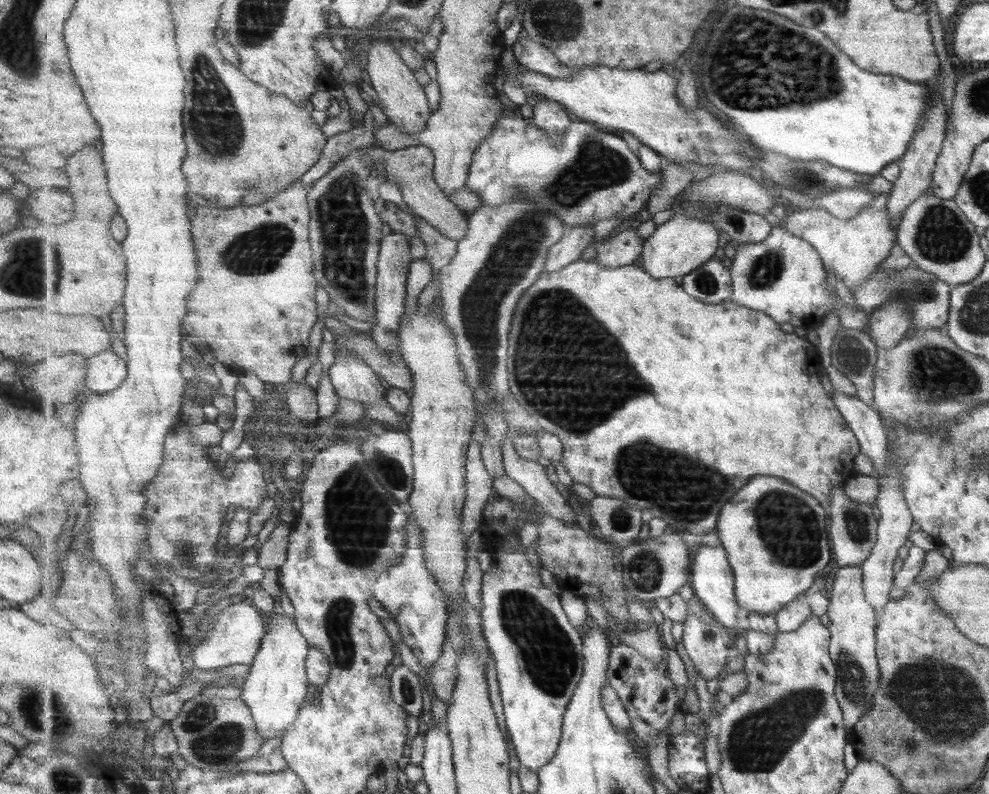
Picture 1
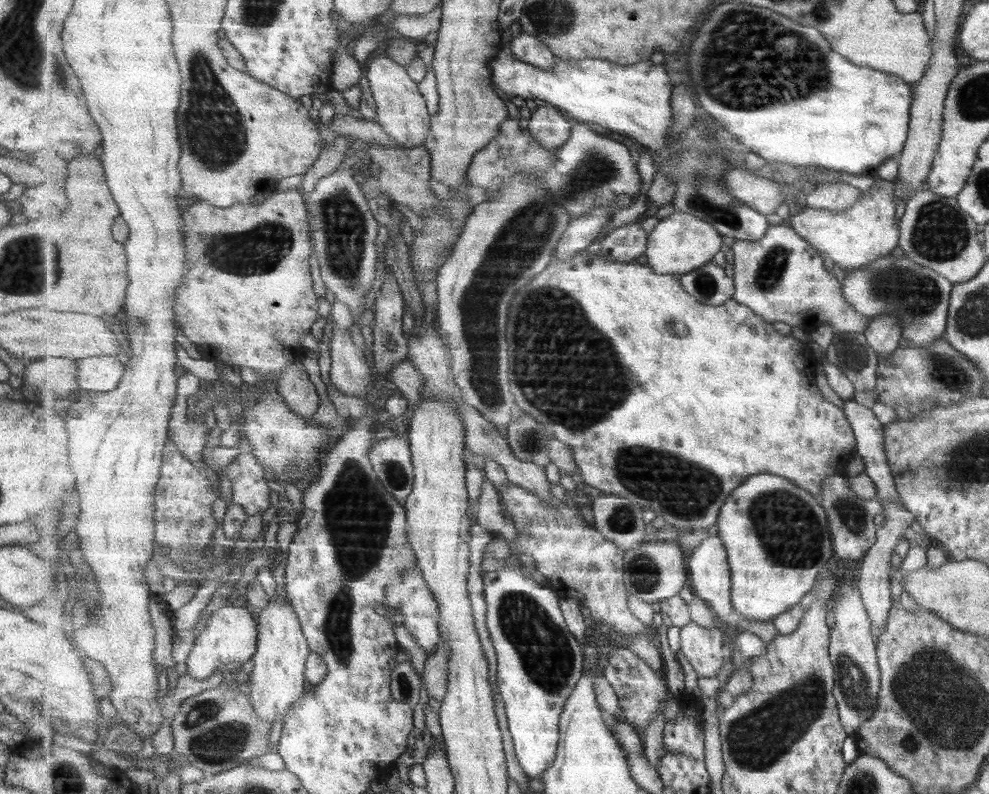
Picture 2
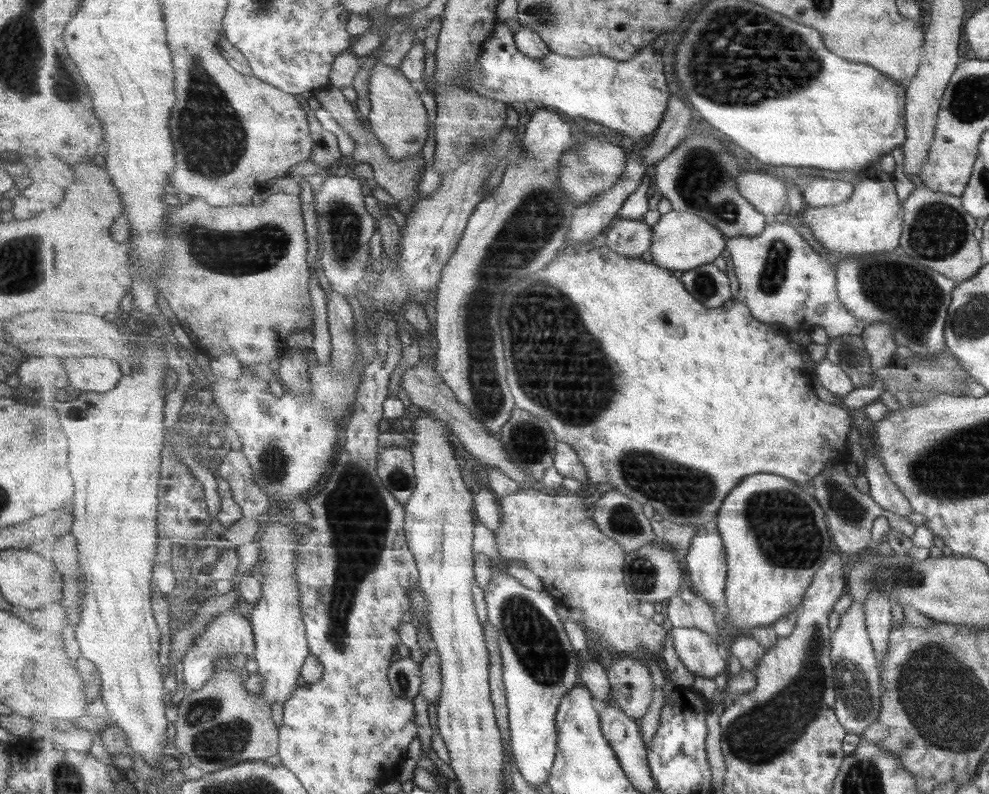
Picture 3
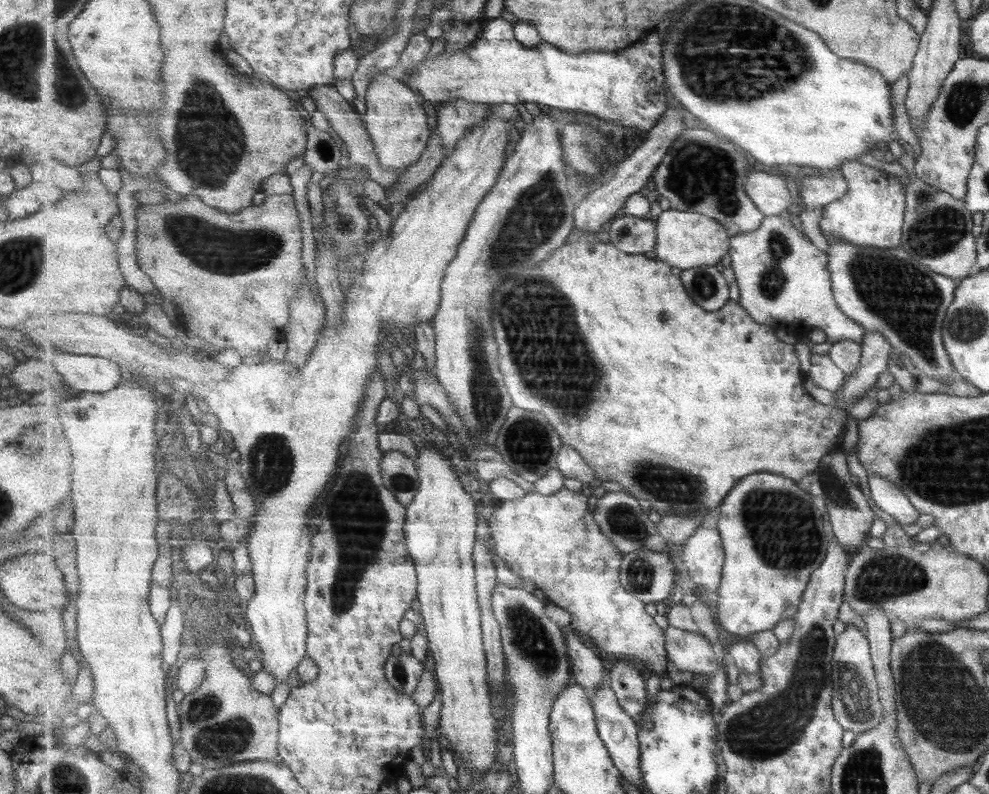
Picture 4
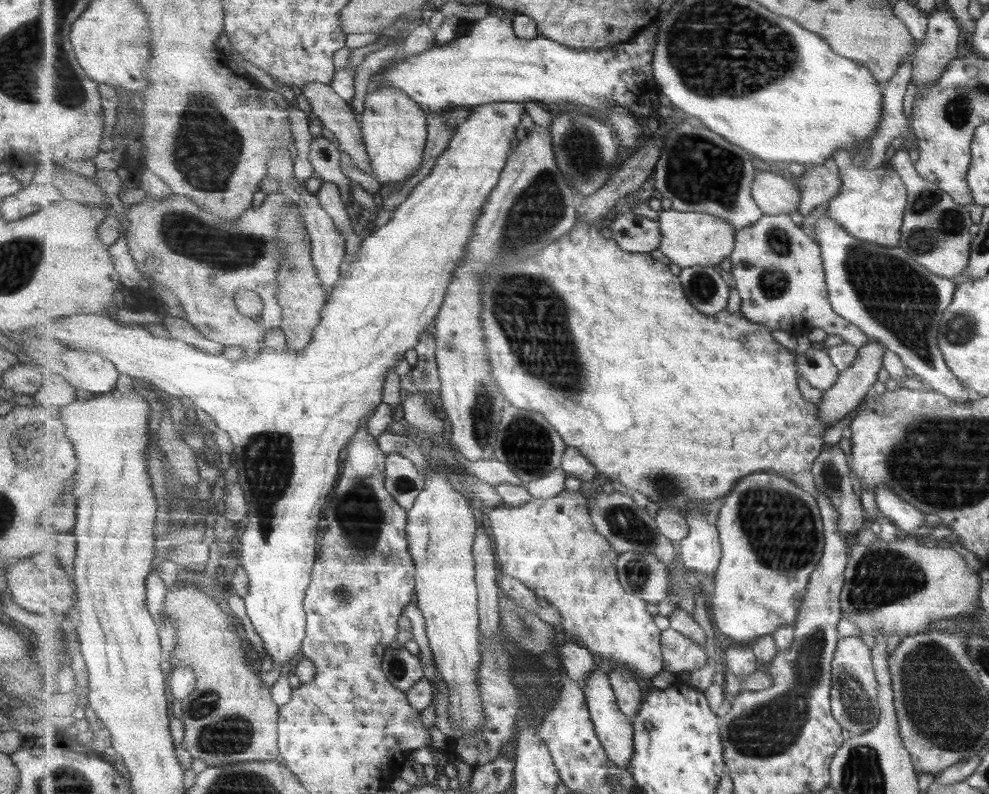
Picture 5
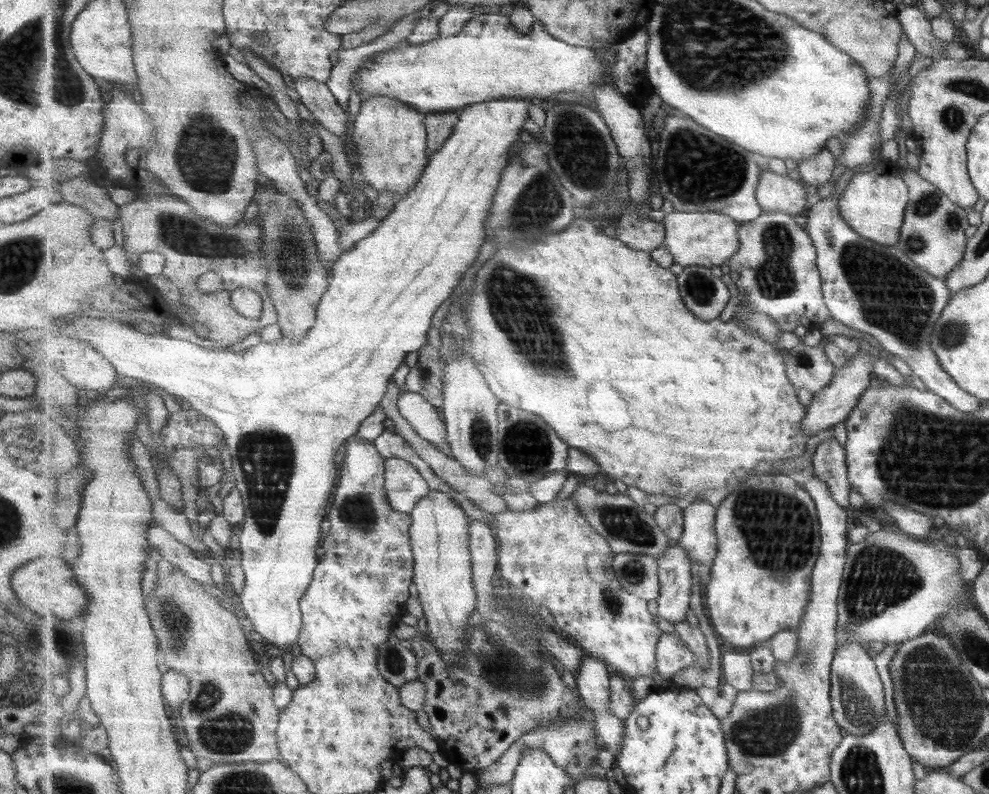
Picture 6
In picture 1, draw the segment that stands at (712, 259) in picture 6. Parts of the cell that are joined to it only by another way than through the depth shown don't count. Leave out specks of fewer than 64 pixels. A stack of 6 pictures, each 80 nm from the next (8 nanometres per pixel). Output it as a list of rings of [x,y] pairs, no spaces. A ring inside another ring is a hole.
[[[677,212],[669,221],[657,226],[646,239],[642,252],[642,267],[657,278],[684,277],[695,271],[702,264],[713,259],[719,248],[719,229],[709,221],[694,218]]]

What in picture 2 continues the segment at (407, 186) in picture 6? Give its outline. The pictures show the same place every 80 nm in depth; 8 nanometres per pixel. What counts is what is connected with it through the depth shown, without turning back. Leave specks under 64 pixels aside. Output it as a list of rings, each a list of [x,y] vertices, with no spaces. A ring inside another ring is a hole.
[[[385,51],[379,52],[368,64],[366,77],[378,106],[377,121],[401,148],[415,148],[424,144],[432,130],[432,115],[427,110],[417,82],[409,76],[408,69],[393,60]]]

